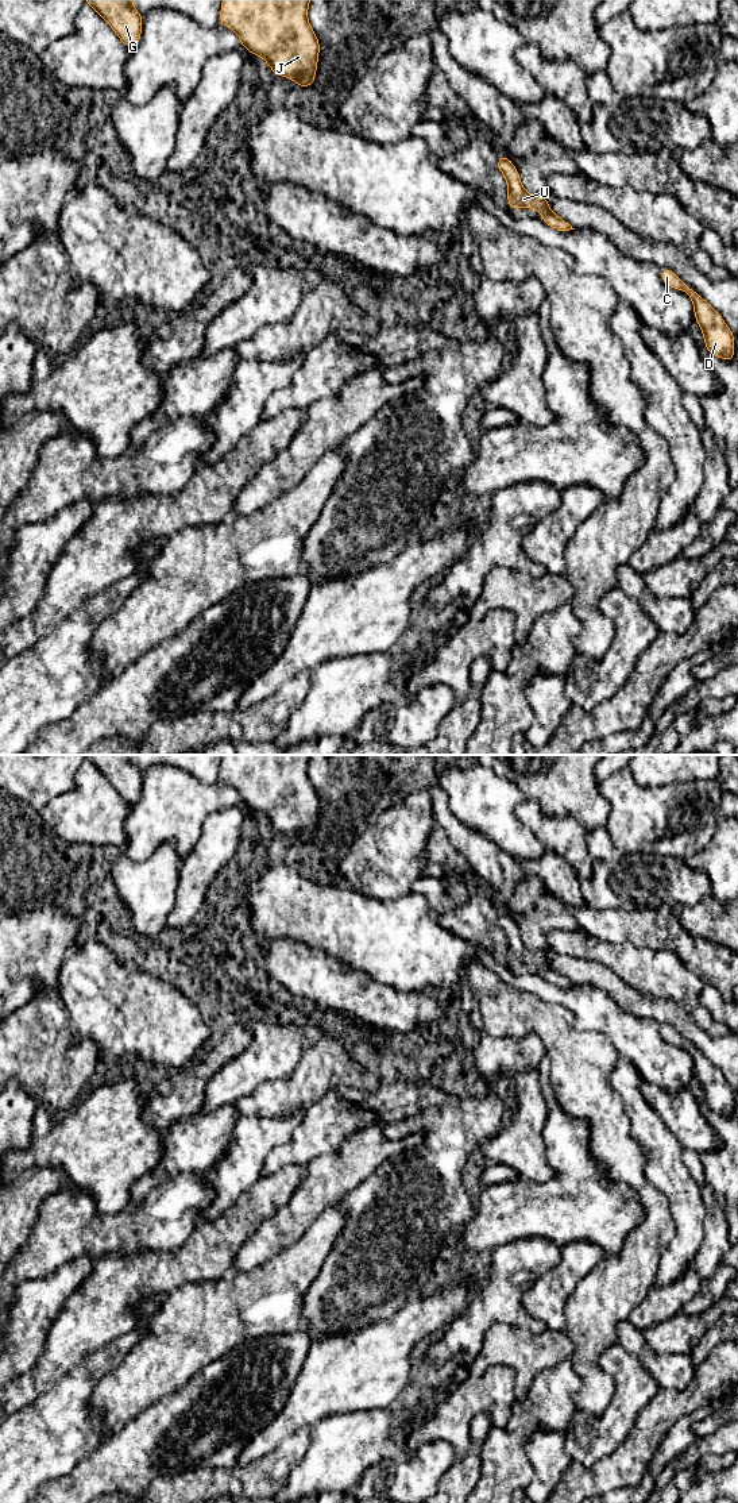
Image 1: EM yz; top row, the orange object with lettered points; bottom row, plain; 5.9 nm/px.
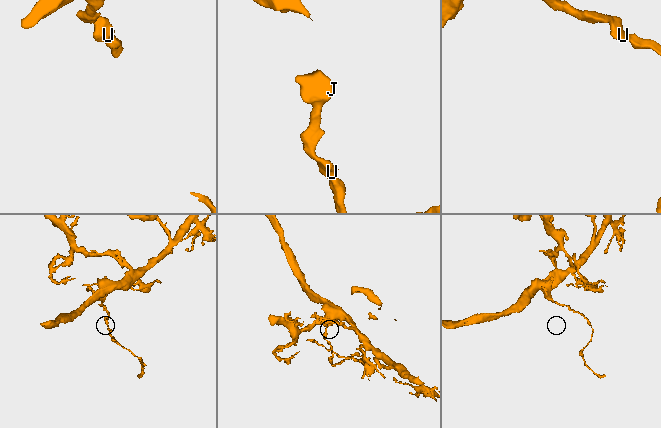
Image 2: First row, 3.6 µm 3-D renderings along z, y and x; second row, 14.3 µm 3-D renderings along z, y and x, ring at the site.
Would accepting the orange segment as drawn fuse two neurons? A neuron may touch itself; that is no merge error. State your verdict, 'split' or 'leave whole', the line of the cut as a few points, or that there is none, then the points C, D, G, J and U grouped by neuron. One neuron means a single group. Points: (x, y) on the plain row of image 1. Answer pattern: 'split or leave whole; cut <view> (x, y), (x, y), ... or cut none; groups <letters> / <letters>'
leave whole; cut none; groups C D G J U

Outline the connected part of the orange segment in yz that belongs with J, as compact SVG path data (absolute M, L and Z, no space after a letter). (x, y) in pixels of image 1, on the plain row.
M223 755L219 779L235 787L246 808L262 813L274 832L293 836L300 844L316 841L320 798L308 776L312 755Z

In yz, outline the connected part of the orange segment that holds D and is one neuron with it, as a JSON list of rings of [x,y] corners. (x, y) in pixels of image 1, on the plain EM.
[[[660,1025],[662,1038],[676,1047],[685,1048],[692,1057],[695,1076],[699,1080],[707,1107],[726,1117],[735,1118],[734,1098],[735,1092],[726,1082],[719,1068],[712,1064],[691,1043],[684,1040],[671,1025]]]

